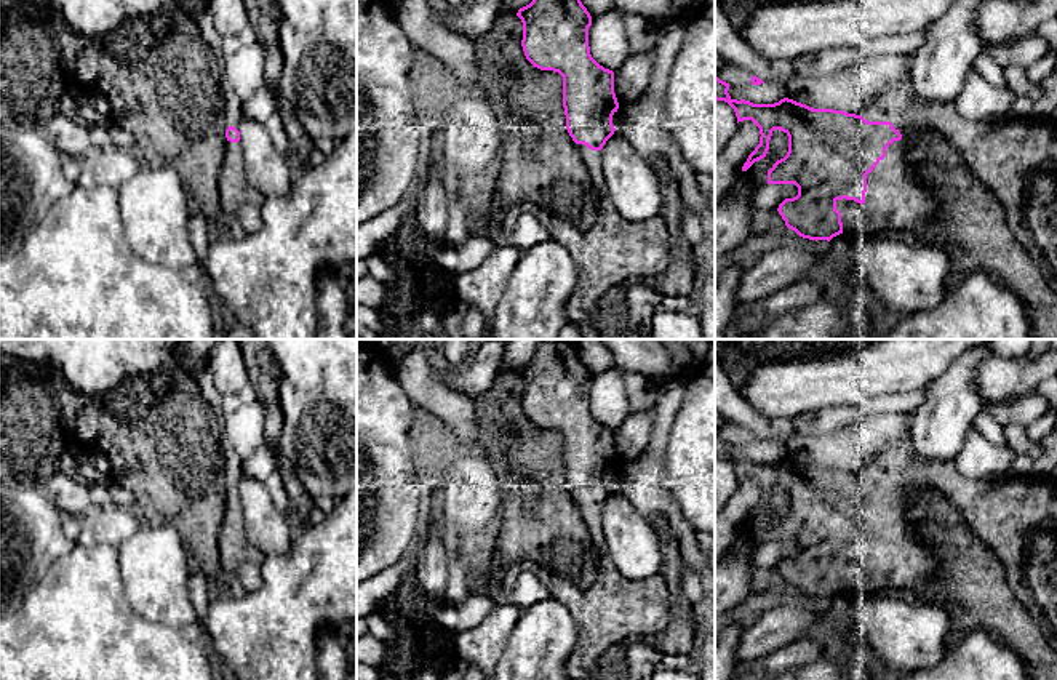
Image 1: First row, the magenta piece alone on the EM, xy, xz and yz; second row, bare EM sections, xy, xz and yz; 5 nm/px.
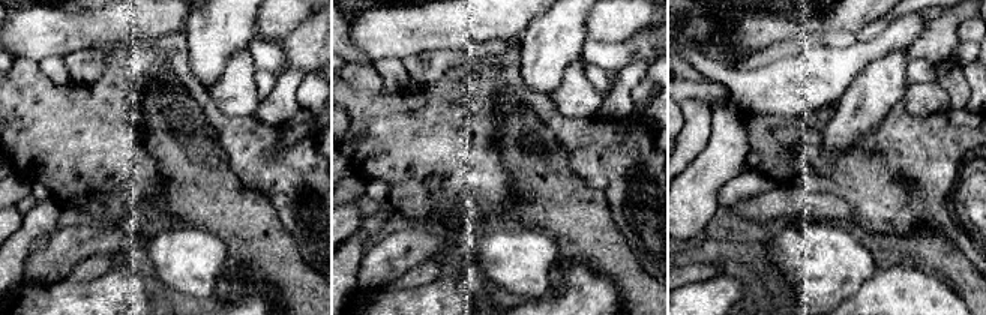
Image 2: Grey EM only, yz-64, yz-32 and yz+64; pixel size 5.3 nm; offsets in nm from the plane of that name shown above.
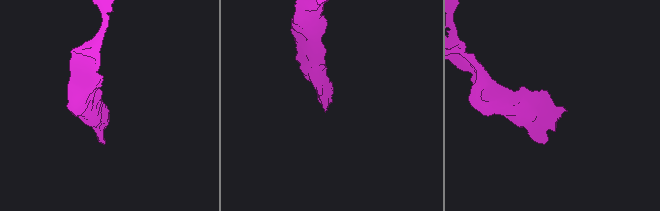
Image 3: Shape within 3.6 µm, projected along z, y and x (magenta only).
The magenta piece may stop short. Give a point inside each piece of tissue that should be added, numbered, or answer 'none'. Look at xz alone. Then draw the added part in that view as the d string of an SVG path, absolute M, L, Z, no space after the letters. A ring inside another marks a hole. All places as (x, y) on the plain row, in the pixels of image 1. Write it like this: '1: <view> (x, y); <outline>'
1: xz (611, 608); M576 502L590 534L595 557L593 579L580 587L545 571L536 562L505 566L501 584L512 590L520 573L532 573L572 616L577 642L569 659L569 680L593 678L601 654L630 635L654 635L670 622L668 589L656 574L644 581L625 579L608 554L601 509Z

